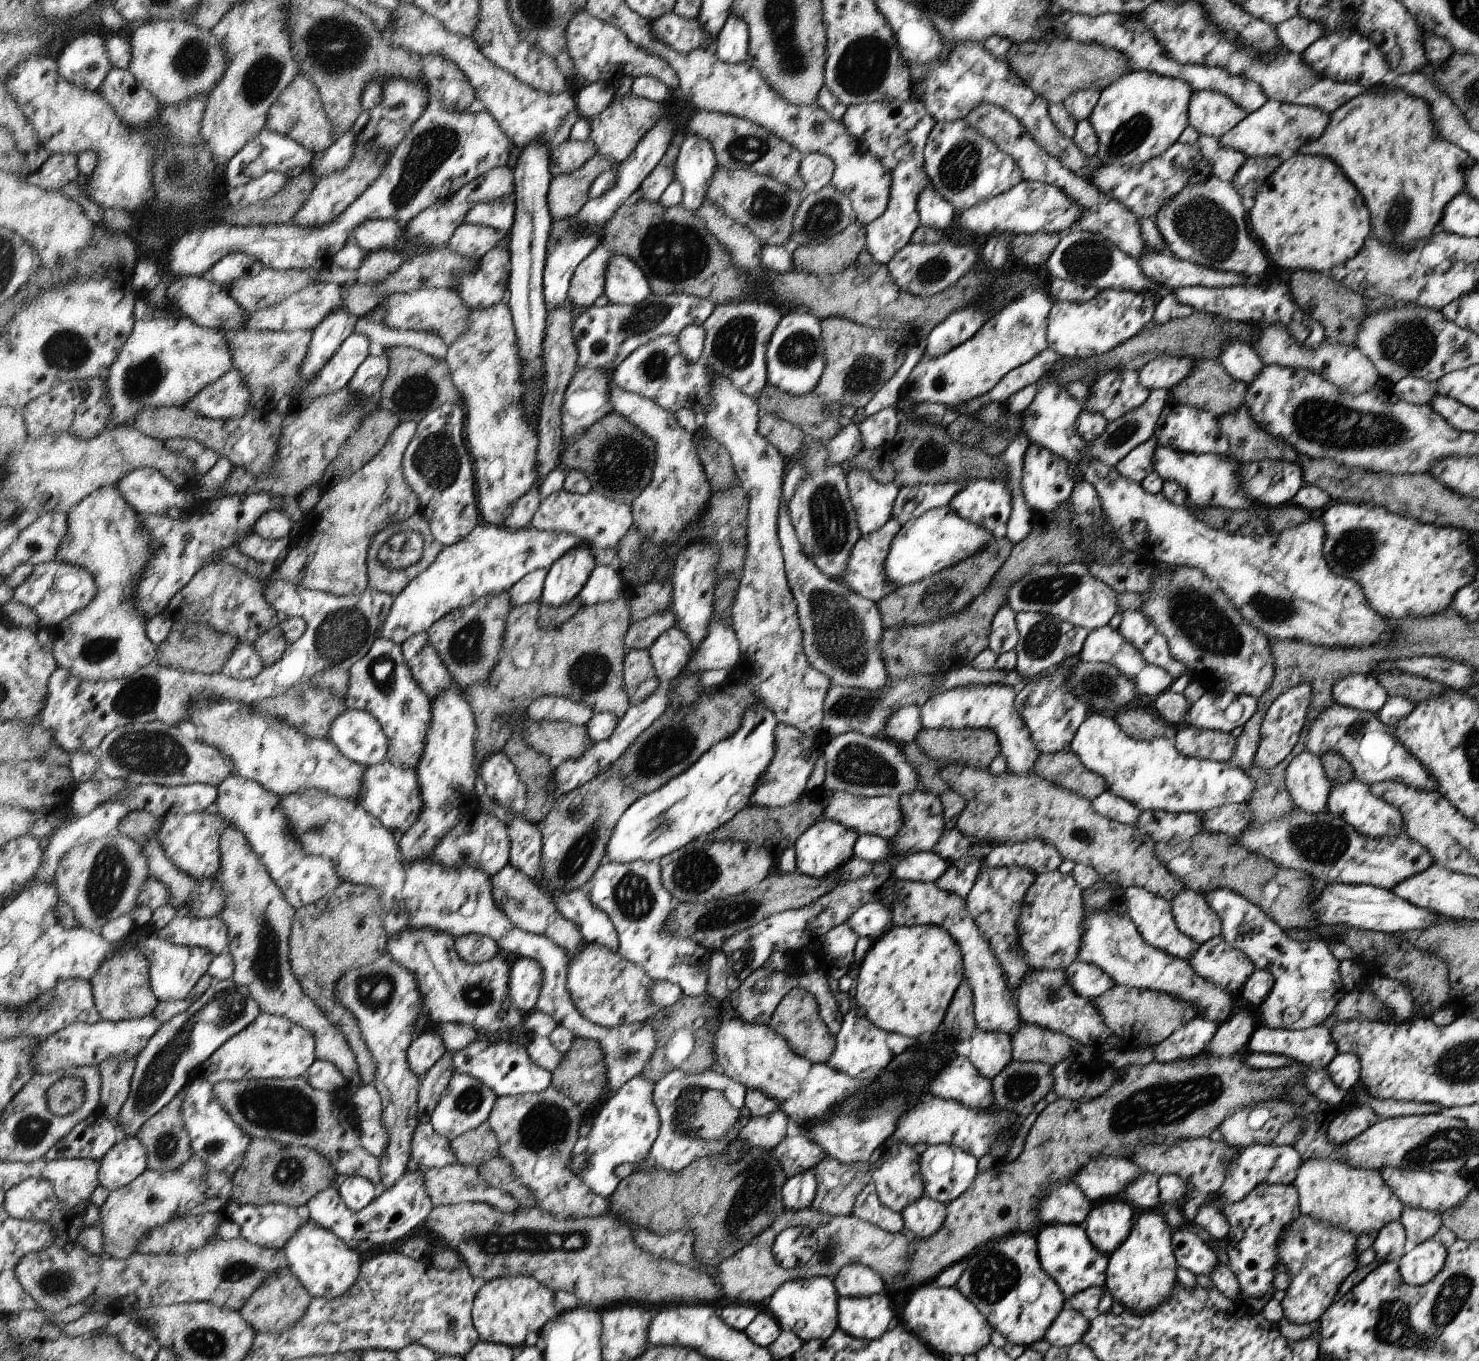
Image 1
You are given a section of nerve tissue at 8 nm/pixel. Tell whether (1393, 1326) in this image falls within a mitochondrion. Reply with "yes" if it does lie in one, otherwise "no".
yes

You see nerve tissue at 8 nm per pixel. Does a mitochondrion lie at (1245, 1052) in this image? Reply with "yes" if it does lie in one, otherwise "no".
no

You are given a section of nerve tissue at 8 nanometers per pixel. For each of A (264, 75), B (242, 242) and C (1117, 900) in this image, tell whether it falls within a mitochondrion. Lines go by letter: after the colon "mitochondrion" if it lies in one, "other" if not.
A: mitochondrion
B: other
C: other

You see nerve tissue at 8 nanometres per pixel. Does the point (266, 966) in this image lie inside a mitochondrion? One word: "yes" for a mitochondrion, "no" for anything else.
yes

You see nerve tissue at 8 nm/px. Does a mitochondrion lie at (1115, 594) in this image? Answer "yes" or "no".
no

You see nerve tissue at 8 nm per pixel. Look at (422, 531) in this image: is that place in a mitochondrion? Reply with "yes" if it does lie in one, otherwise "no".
no

